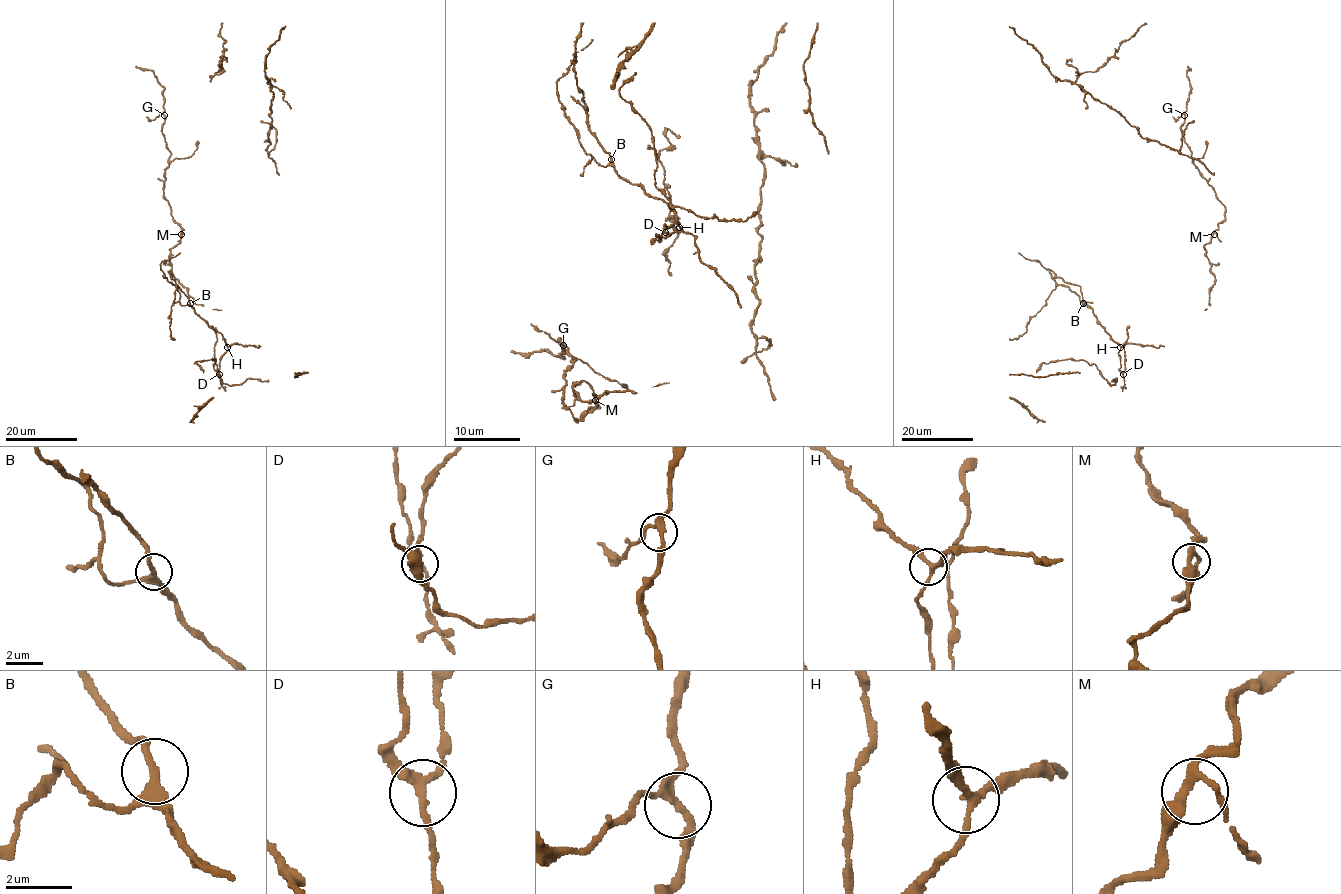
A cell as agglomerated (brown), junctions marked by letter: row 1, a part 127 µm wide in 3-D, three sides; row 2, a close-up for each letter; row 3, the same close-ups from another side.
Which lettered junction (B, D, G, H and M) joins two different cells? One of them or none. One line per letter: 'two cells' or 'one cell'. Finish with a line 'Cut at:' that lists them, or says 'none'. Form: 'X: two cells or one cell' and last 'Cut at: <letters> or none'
B: one cell
D: one cell
G: one cell
H: one cell
M: one cell
Cut at: none

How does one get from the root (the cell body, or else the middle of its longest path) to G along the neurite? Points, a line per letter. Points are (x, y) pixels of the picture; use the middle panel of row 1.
G: (593, 398), (596, 406), (590, 408), (578, 420), (565, 406), (565, 373), (575, 358), (563, 345)

